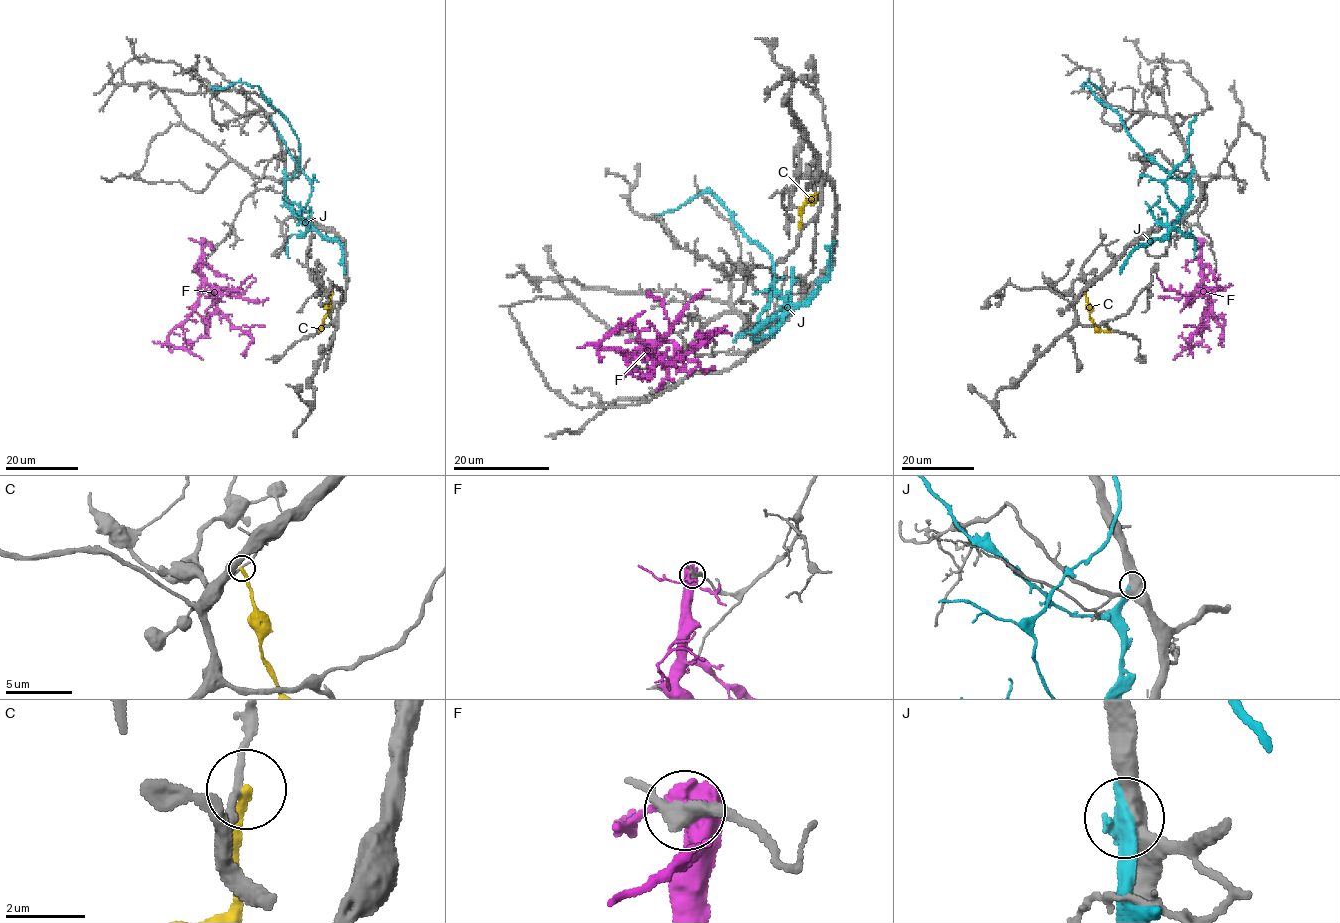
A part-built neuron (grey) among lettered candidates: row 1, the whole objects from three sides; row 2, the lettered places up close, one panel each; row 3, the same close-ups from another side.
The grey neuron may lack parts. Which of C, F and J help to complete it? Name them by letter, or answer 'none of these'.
none of these

